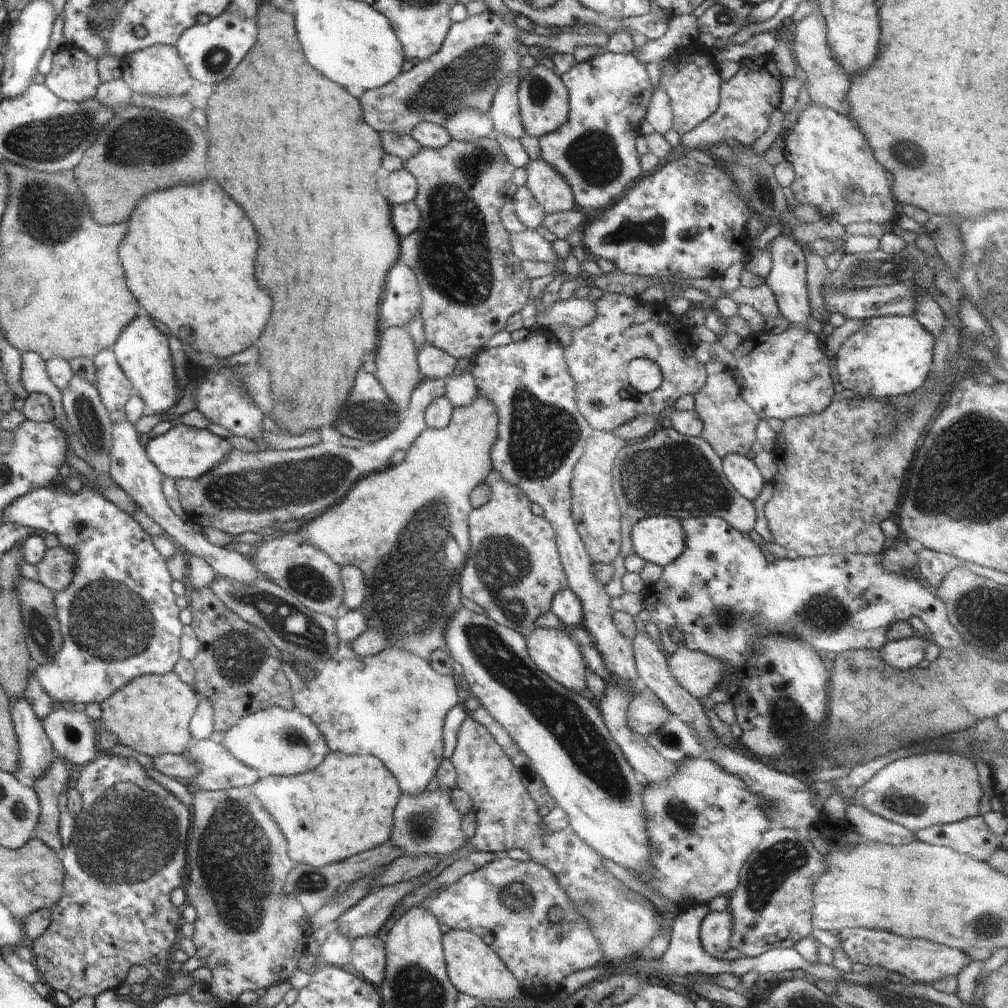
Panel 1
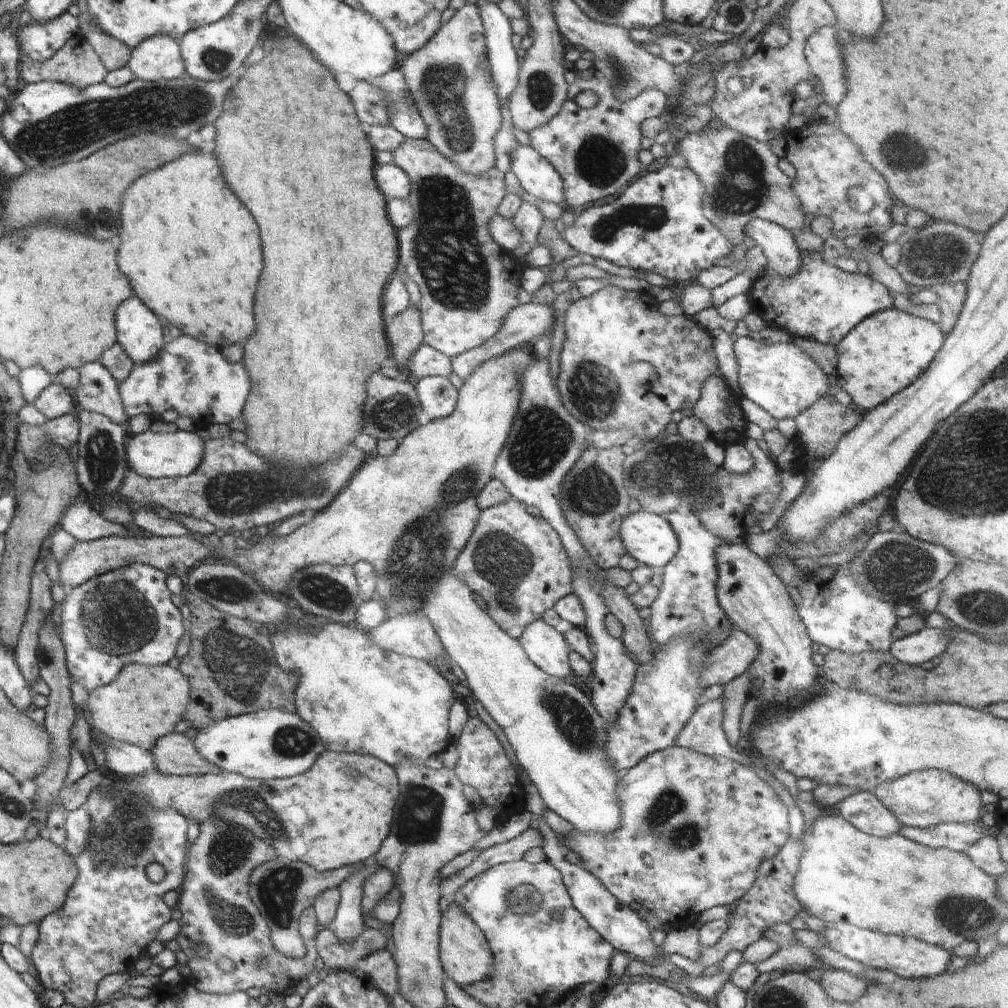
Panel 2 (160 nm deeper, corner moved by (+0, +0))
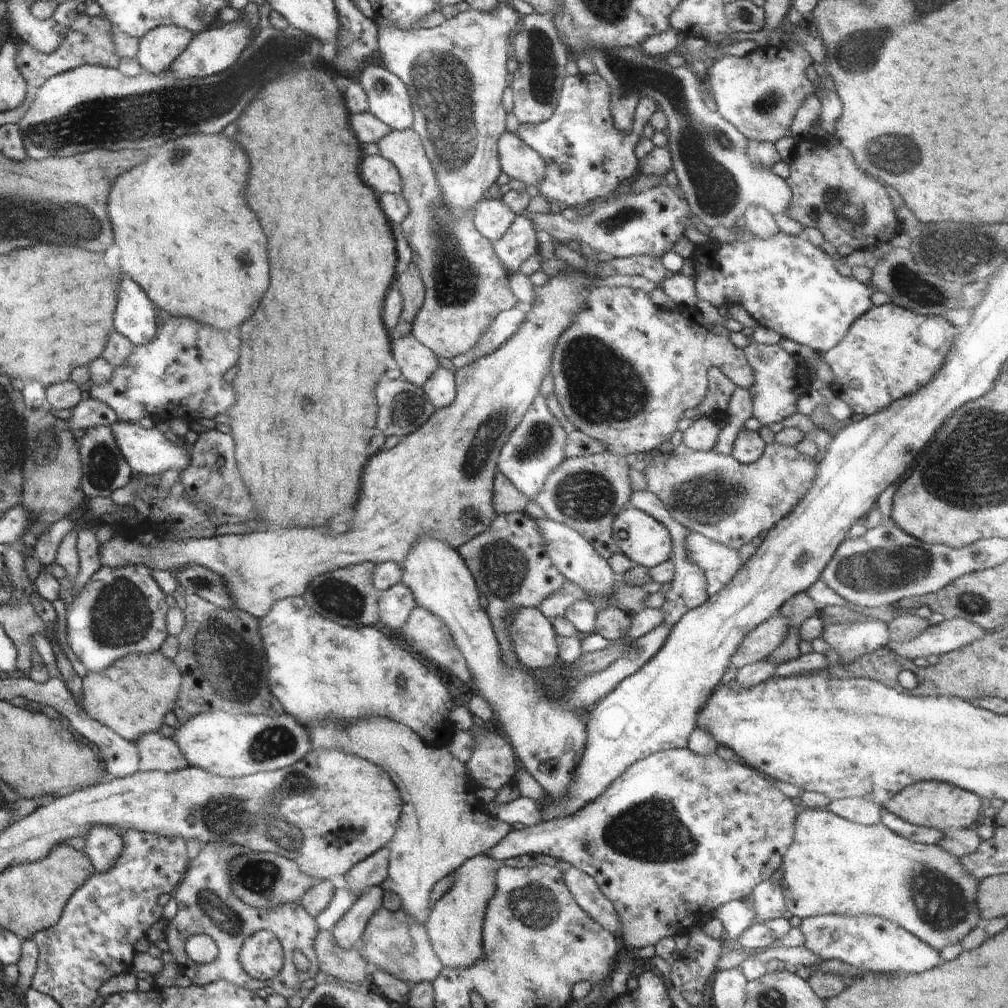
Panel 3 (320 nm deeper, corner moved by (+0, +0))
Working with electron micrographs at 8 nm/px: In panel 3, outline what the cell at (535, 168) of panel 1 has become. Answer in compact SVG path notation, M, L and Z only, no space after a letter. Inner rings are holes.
M505 130L498 139L500 166L504 174L530 186L538 186L545 173L544 159L516 133Z

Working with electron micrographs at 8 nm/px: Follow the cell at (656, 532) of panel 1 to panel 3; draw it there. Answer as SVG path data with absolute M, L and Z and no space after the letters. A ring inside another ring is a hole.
M626 506L615 516L612 536L619 550L632 559L636 565L642 565L644 568L651 569L658 566L666 559L671 558L673 552L673 539L664 525L634 507Z

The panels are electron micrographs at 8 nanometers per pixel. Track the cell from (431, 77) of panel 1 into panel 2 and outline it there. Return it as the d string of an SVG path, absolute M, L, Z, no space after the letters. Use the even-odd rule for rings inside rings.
M360 80L358 86L348 94L352 98L352 106L360 122L364 124L386 124L389 122L387 102L382 89L376 88L370 82Z

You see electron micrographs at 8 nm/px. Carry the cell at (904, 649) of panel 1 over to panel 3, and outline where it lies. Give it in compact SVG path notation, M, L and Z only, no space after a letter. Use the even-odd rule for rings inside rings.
M965 618L944 619L936 625L929 625L917 639L905 643L888 644L900 656L913 660L919 656L944 654L958 650L974 642L978 636L984 636L985 630Z

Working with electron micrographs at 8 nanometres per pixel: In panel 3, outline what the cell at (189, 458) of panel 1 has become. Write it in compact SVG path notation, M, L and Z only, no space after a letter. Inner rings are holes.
M116 420L110 426L119 449L136 475L147 477L161 475L172 467L178 467L182 471L190 462L190 457L188 458L185 454L185 448L173 446L157 429L146 430L146 428L140 428L138 423L127 423L120 420Z

